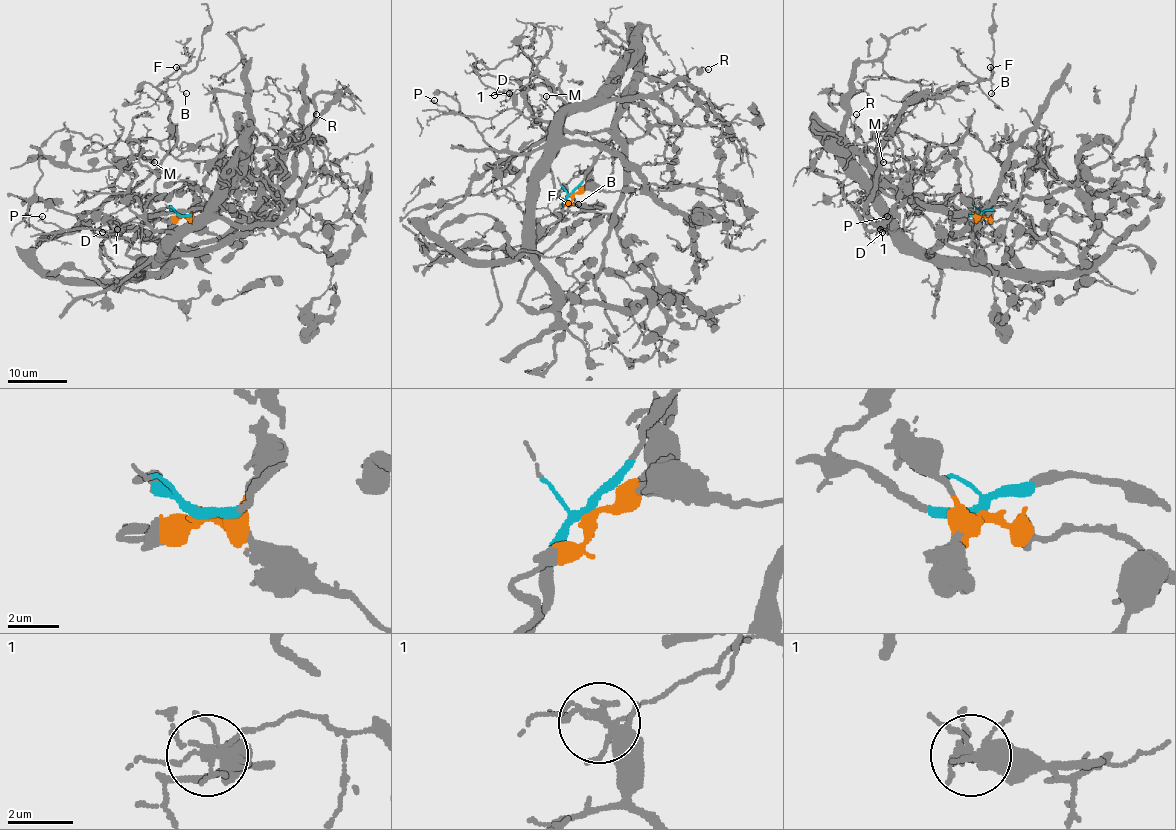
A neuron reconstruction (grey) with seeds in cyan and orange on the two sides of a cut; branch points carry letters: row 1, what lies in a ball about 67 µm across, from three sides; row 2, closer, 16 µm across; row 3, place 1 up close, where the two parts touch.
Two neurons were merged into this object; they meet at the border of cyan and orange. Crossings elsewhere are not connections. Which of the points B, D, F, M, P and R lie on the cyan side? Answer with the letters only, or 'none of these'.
B, D, F, P, R

